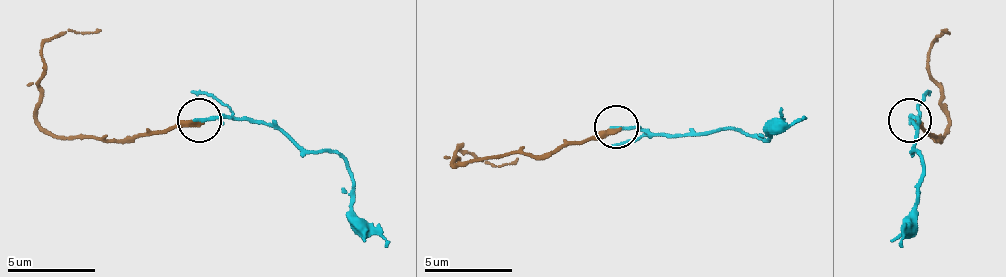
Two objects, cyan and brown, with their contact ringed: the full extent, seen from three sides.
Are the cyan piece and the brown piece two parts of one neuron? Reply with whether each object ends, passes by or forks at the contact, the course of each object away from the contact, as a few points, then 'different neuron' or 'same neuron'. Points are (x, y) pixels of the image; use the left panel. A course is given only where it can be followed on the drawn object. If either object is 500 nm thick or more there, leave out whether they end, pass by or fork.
cyan ends | brown ends | cyan via (198, 119), (273, 123), (299, 145), (334, 154), (351, 176), (351, 211), (387, 246) | brown via (198, 123), (146, 132), (128, 141), (49, 132), (36, 119), (40, 49), (67, 31), (102, 31) | different neuron

